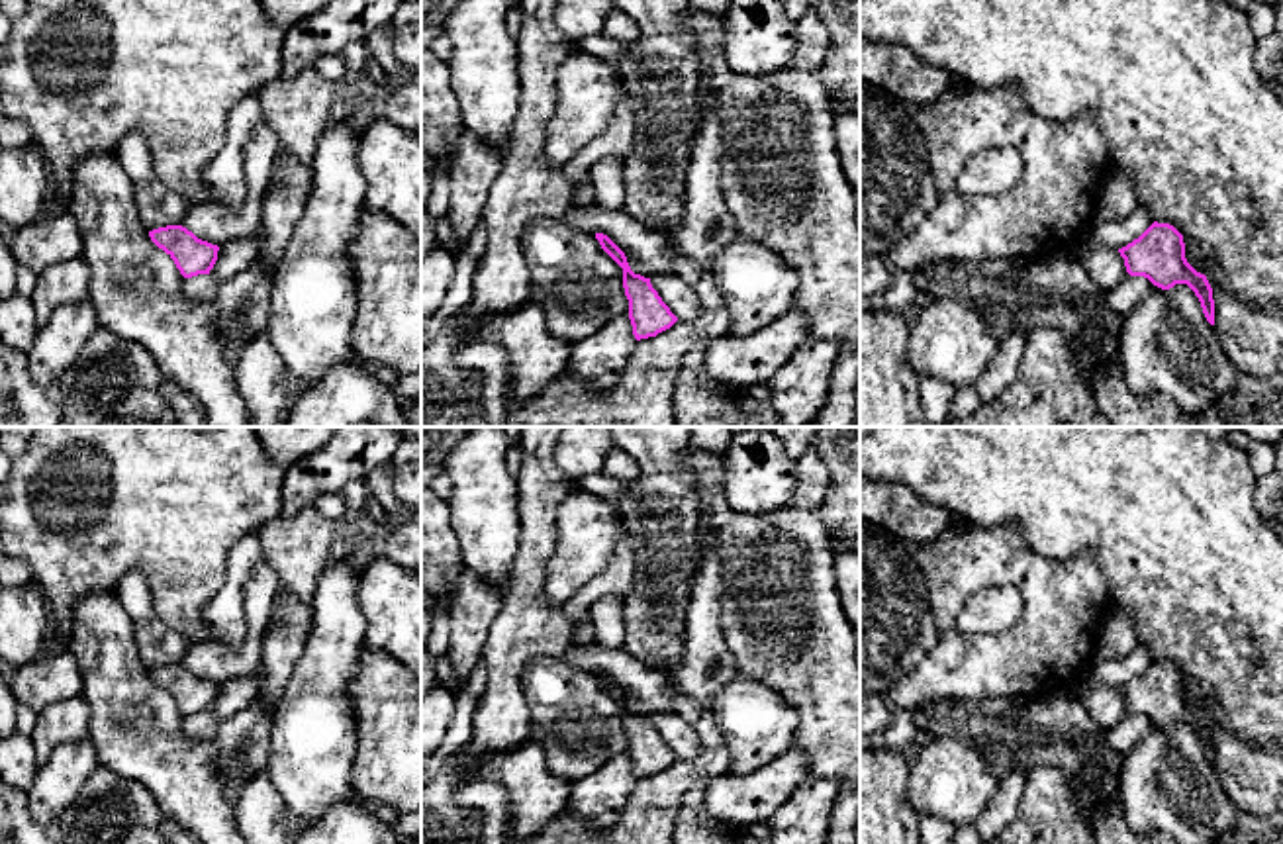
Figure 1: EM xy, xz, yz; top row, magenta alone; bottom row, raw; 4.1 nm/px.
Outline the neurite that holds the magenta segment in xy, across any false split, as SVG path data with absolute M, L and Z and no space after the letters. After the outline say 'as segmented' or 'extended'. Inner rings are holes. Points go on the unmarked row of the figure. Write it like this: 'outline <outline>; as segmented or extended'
outline M166 664L149 670L151 680L163 687L184 717L210 713L217 699L217 683L198 678L182 664Z; as segmented

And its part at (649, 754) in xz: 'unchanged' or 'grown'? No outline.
unchanged

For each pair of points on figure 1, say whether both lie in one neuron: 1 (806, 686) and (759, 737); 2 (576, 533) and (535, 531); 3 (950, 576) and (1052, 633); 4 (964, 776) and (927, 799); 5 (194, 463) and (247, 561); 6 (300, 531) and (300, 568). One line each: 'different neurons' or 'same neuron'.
1: different neurons
2: different neurons
3: same neuron
4: same neuron
5: different neurons
6: same neuron

